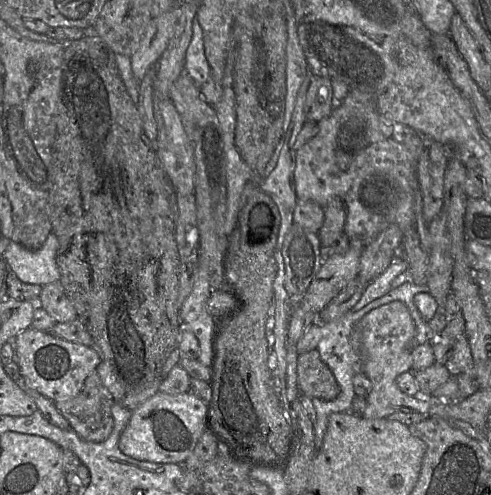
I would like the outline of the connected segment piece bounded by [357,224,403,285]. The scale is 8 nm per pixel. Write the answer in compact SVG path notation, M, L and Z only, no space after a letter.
M396 224L387 226L368 243L361 255L357 279L367 285L378 277L401 251L402 231Z

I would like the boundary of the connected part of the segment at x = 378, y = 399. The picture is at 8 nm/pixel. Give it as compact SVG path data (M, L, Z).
M392 301L367 313L359 322L359 326L362 343L363 373L372 384L371 392L367 396L366 406L361 416L365 419L381 419L395 412L416 412L427 417L439 416L447 419L447 402L442 402L441 399L434 396L430 398L424 398L419 394L417 396L409 396L403 393L396 383L398 375L411 370L413 363L411 356L413 350L412 341L416 328L408 307L400 301Z

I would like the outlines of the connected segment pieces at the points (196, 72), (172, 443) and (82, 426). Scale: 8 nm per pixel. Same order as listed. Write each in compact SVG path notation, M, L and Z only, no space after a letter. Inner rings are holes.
M196 18L192 22L192 38L186 50L184 71L199 88L211 75L205 56L203 31Z
M159 391L133 411L121 433L119 448L140 461L183 464L208 428L207 421L208 403L189 392L170 395Z
M95 370L87 377L82 390L76 396L55 401L55 406L67 420L70 429L81 439L89 442L103 442L113 429L112 406L114 402L113 396Z

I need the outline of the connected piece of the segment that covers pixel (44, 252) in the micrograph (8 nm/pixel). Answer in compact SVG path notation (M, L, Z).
M50 232L38 250L29 250L11 241L3 258L8 271L13 272L22 282L45 286L59 280L60 273L56 263L58 247L57 236Z

